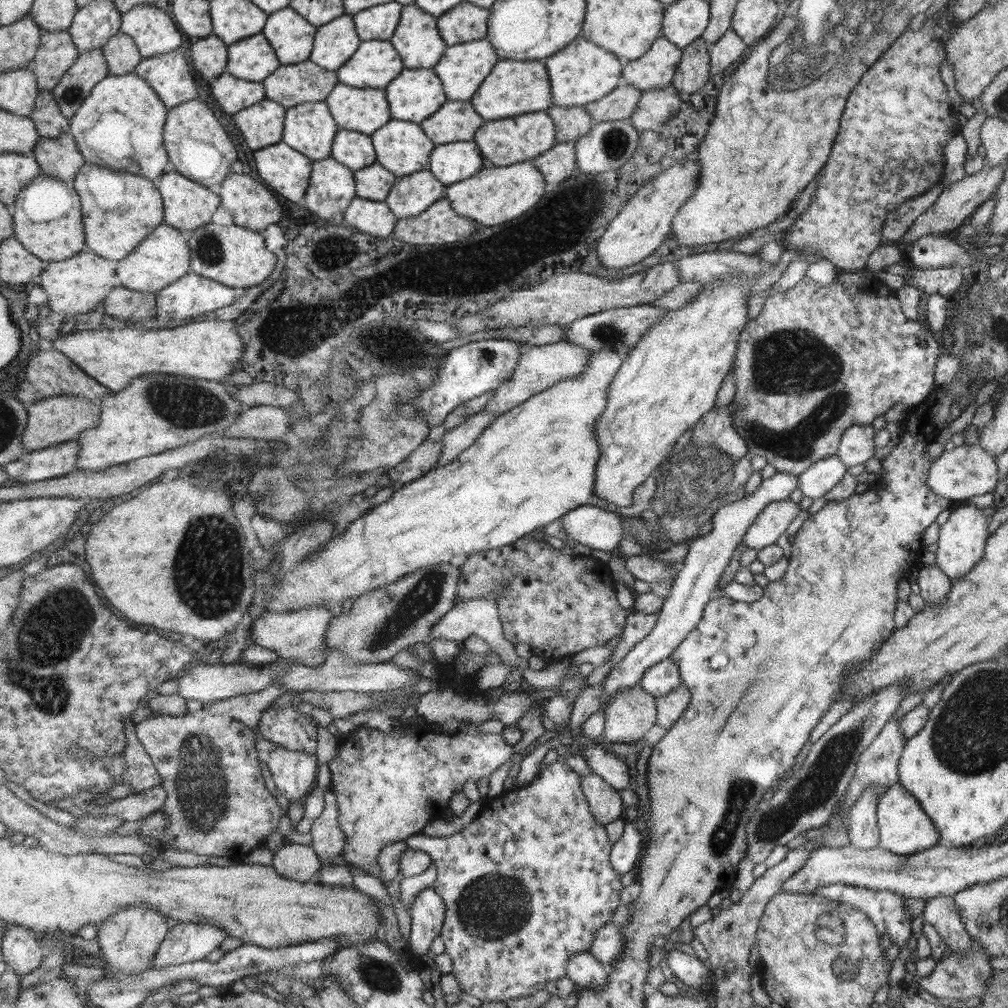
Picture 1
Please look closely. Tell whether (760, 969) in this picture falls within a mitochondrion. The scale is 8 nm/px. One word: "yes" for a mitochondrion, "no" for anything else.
no

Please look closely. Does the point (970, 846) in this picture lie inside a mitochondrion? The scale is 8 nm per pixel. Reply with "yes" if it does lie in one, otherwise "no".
no

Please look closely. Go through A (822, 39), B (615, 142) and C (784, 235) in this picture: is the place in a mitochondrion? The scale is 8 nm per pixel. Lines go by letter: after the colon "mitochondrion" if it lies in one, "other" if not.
A: mitochondrion
B: mitochondrion
C: other

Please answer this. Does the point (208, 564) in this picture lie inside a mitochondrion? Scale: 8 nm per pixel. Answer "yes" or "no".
yes

